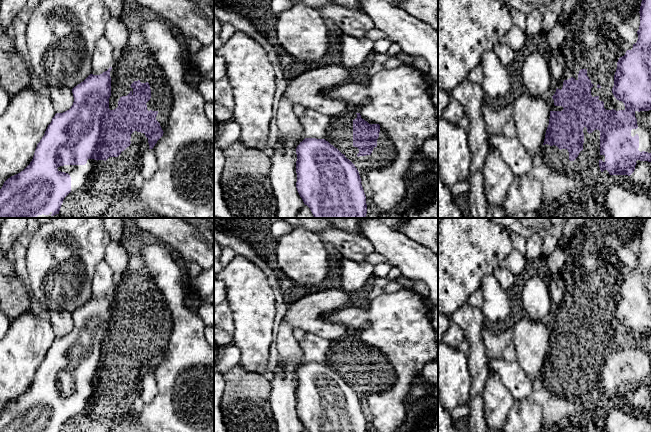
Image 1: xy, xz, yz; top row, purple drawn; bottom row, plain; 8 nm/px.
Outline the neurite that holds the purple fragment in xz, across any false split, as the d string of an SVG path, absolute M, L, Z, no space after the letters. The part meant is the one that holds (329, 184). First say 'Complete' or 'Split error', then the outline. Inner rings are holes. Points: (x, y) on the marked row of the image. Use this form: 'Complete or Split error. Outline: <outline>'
Complete. Outline: M305 138L296 148L296 188L315 218L366 218L366 196L355 165L325 139Z

